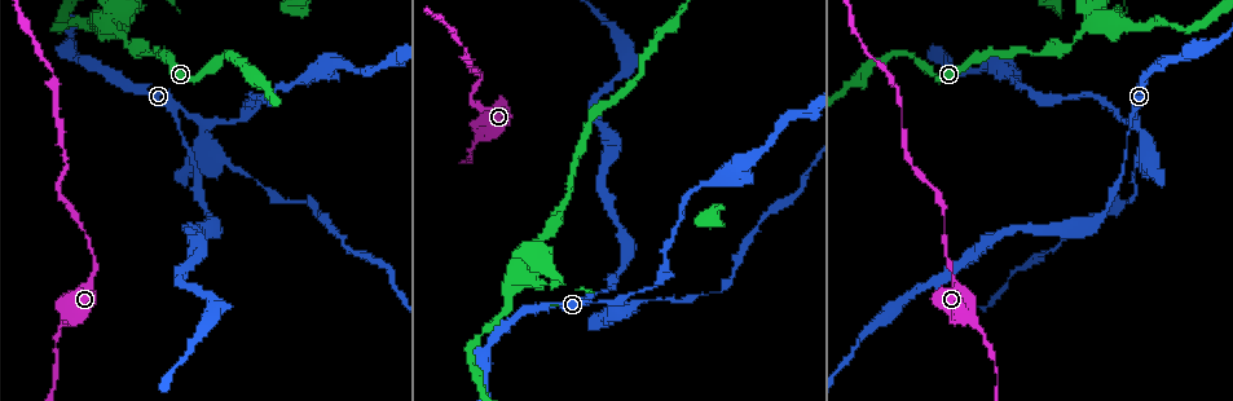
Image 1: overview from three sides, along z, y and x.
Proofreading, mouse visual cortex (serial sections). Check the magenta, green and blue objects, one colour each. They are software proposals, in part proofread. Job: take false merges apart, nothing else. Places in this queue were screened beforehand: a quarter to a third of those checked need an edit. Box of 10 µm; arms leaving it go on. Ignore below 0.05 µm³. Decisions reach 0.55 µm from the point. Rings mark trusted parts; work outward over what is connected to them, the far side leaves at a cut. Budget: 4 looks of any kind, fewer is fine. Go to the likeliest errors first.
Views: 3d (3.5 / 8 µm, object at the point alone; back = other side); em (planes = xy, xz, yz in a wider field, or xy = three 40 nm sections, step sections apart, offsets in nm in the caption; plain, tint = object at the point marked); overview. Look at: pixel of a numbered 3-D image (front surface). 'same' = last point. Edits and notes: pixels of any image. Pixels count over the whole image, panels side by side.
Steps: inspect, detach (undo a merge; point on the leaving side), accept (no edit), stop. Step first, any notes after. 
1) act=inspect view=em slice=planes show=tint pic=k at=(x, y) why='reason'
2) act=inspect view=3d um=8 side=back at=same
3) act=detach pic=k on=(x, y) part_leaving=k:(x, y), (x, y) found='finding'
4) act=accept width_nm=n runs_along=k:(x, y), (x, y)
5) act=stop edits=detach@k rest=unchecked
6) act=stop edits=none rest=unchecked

act=inspect view=3d um=8 pic=1 at=(202, 123) why='three-way junction'

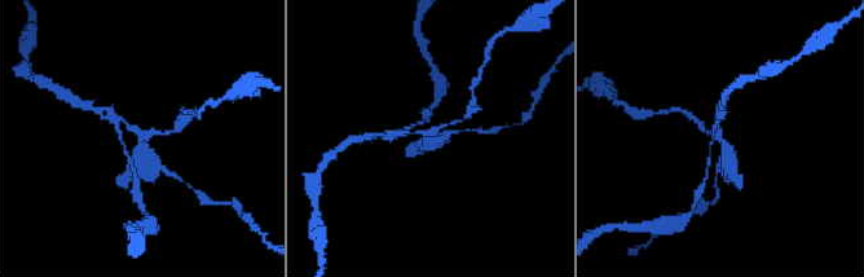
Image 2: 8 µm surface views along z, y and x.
act=inspect view=em slice=xy step=2 show=tint at=same arms=3 arm_widths_nm=150,200,350

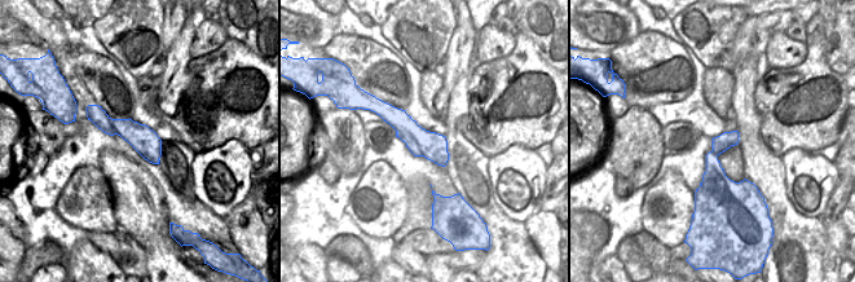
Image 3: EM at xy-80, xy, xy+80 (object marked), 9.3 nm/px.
act=detach pic=2 on=(731, 158) width_nm=260 part_leaving=2:(722, 140), (727, 154), (715, 176) found='a second cell is stuck on'

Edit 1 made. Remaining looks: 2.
act=inspect view=3d um=3.5 pic=1 at=(1106, 208) why='thin neck'

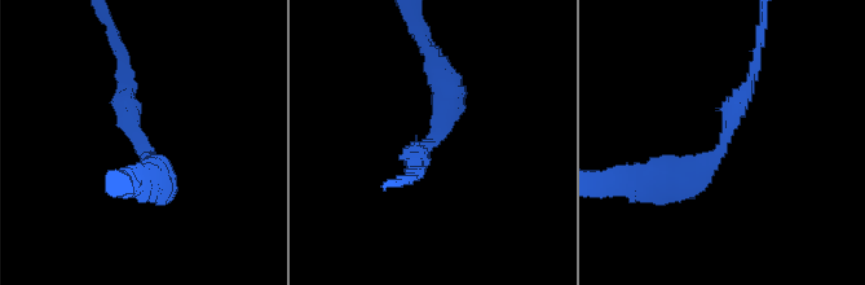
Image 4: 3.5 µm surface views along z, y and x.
act=inspect view=em slice=planes show=tint pic=4 at=(725, 144)

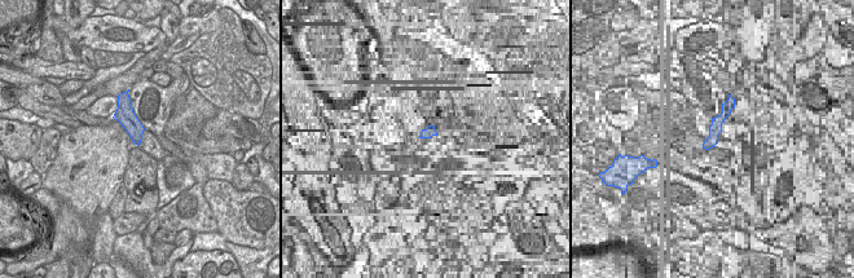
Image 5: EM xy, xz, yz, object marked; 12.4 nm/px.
act=accept runs_along=4:(753, 69), (707, 163), (654, 175) found='continuous, no second cell'

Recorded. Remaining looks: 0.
act=stop edits=detach@2 rest=unchecked

